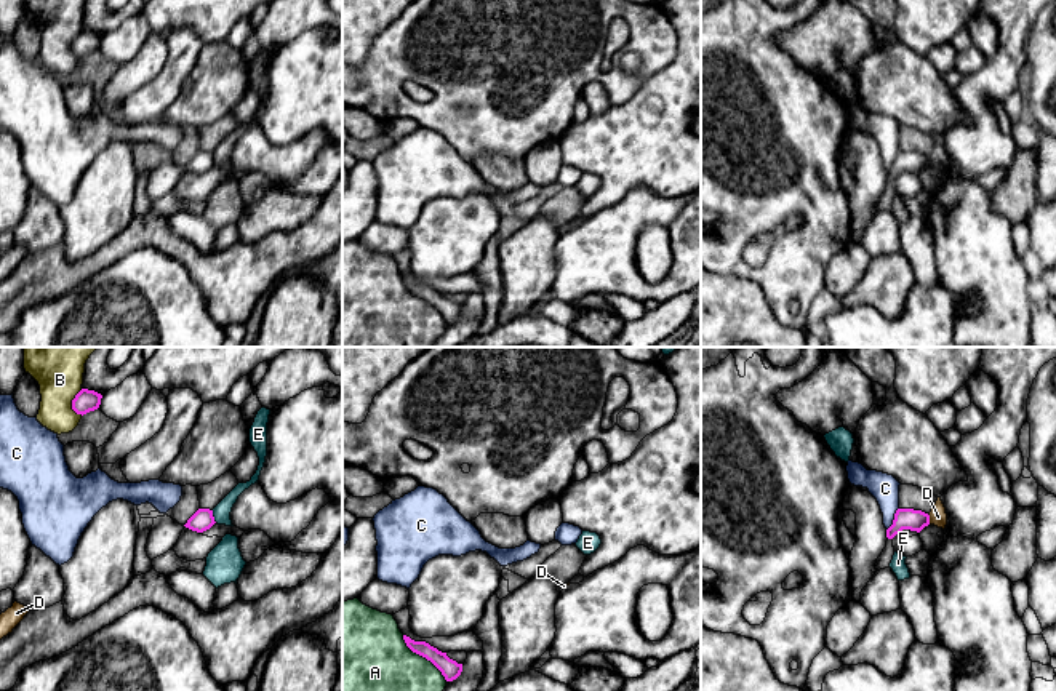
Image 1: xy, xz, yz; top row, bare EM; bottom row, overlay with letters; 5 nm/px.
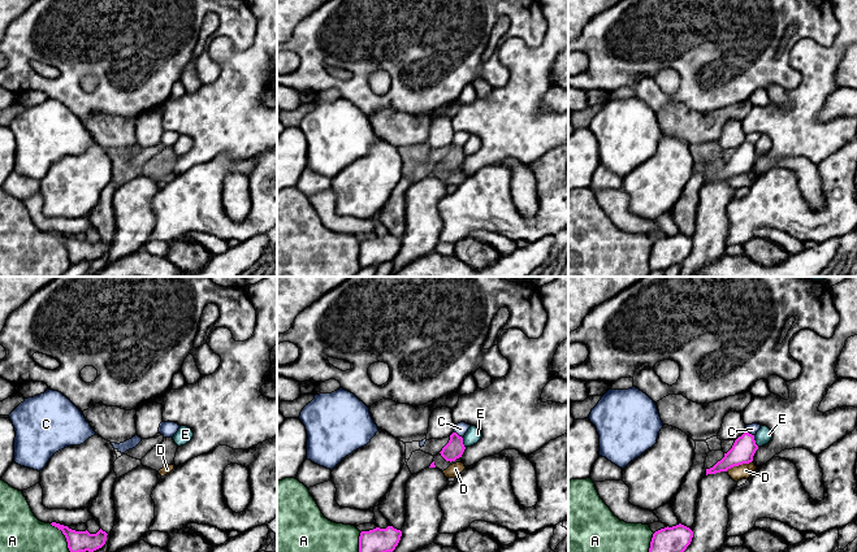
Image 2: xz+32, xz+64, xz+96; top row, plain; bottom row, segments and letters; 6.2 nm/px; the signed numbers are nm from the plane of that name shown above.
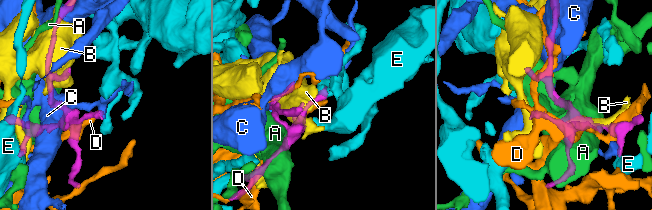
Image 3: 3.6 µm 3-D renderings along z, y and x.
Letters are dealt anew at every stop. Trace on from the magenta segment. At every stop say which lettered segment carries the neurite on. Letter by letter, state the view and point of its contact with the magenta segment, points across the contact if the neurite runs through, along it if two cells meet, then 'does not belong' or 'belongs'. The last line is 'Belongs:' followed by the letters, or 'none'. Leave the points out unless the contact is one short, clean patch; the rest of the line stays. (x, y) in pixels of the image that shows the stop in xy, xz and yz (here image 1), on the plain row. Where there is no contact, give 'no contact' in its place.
A: contact xz (423, 298); does not belong
B: contact xy (72, 43); does not belong
C: contact yz (895, 160); does not belong
D: contact yz (928, 160); does not belong
E: contact xy (213, 159); does not belong
Belongs: none

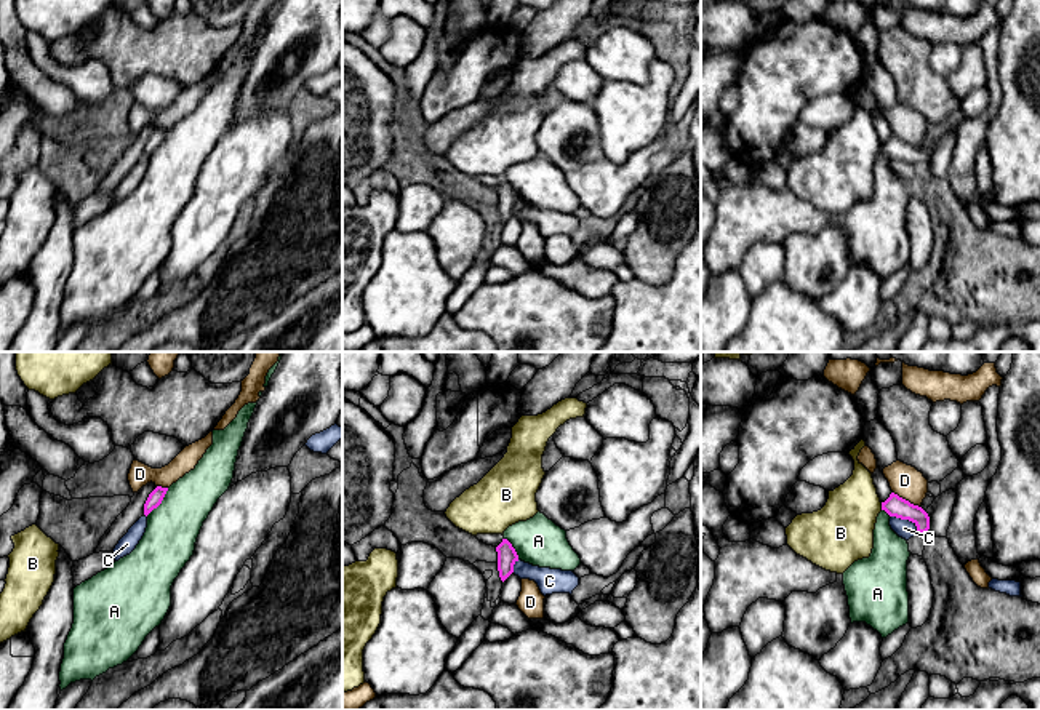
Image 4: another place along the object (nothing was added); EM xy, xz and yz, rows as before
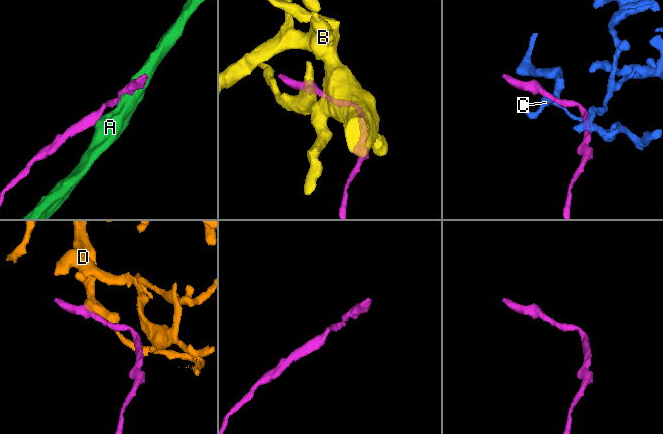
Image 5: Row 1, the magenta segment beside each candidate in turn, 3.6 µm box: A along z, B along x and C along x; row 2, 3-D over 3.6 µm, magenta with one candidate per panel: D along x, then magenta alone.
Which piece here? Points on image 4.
A: contact xy (160, 144); border xy (168, 130), (164, 141), (146, 157); does not belong
B: contact yz (882, 147); does not belong
C: contact yz (906, 160); border yz (892, 157), (909, 162), (917, 173); does not belong
D: contact yz (904, 141); border yz (893, 133), (919, 149); does not belong
Belongs: none

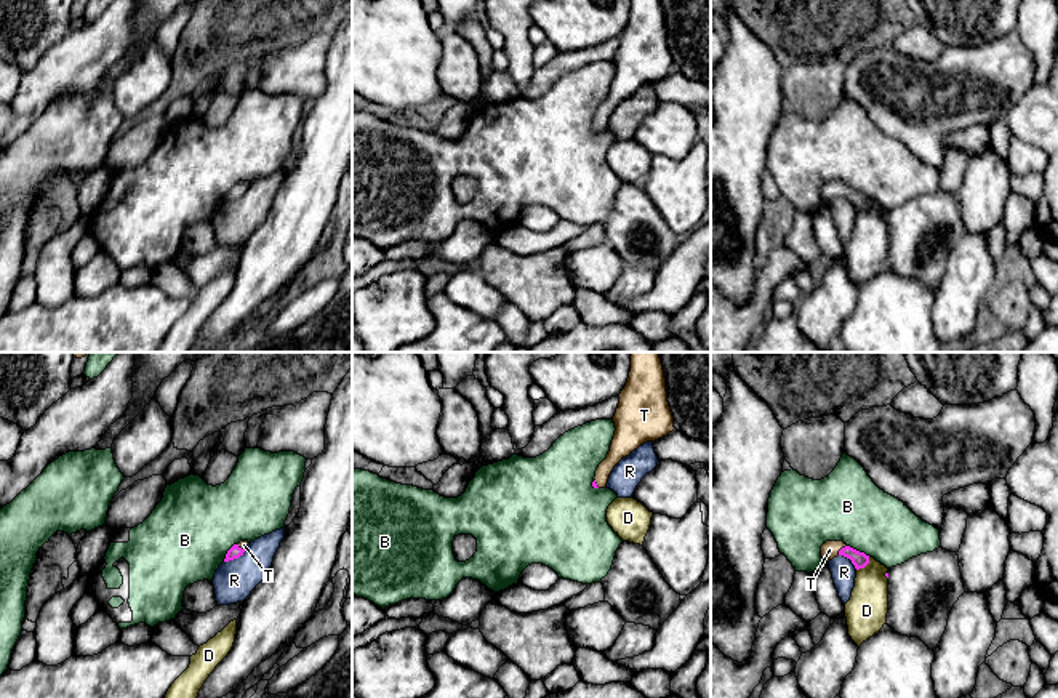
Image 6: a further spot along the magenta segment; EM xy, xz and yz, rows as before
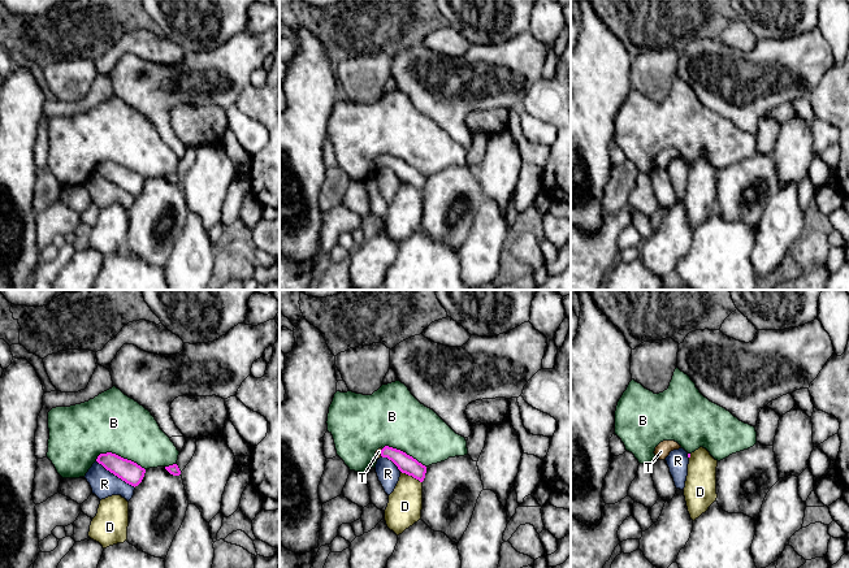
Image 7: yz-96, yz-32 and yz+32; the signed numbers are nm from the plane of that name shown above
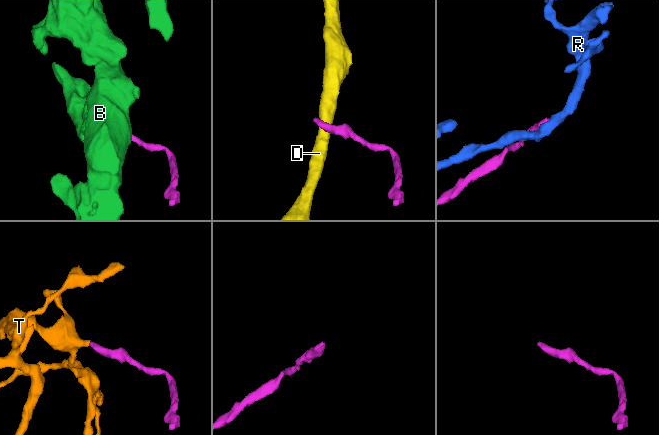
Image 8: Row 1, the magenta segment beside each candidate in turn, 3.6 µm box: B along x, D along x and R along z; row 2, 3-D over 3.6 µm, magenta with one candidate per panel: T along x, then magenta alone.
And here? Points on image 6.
B: contact yz (858, 192); does not belong
D: contact yz (865, 207); border yz (869, 199), (857, 212); does not belong
R: contact xy (234, 199); does not belong
T: contact yz (841, 191); way yz (858, 200), (841, 191), (829, 191); belongs
Belongs: T

